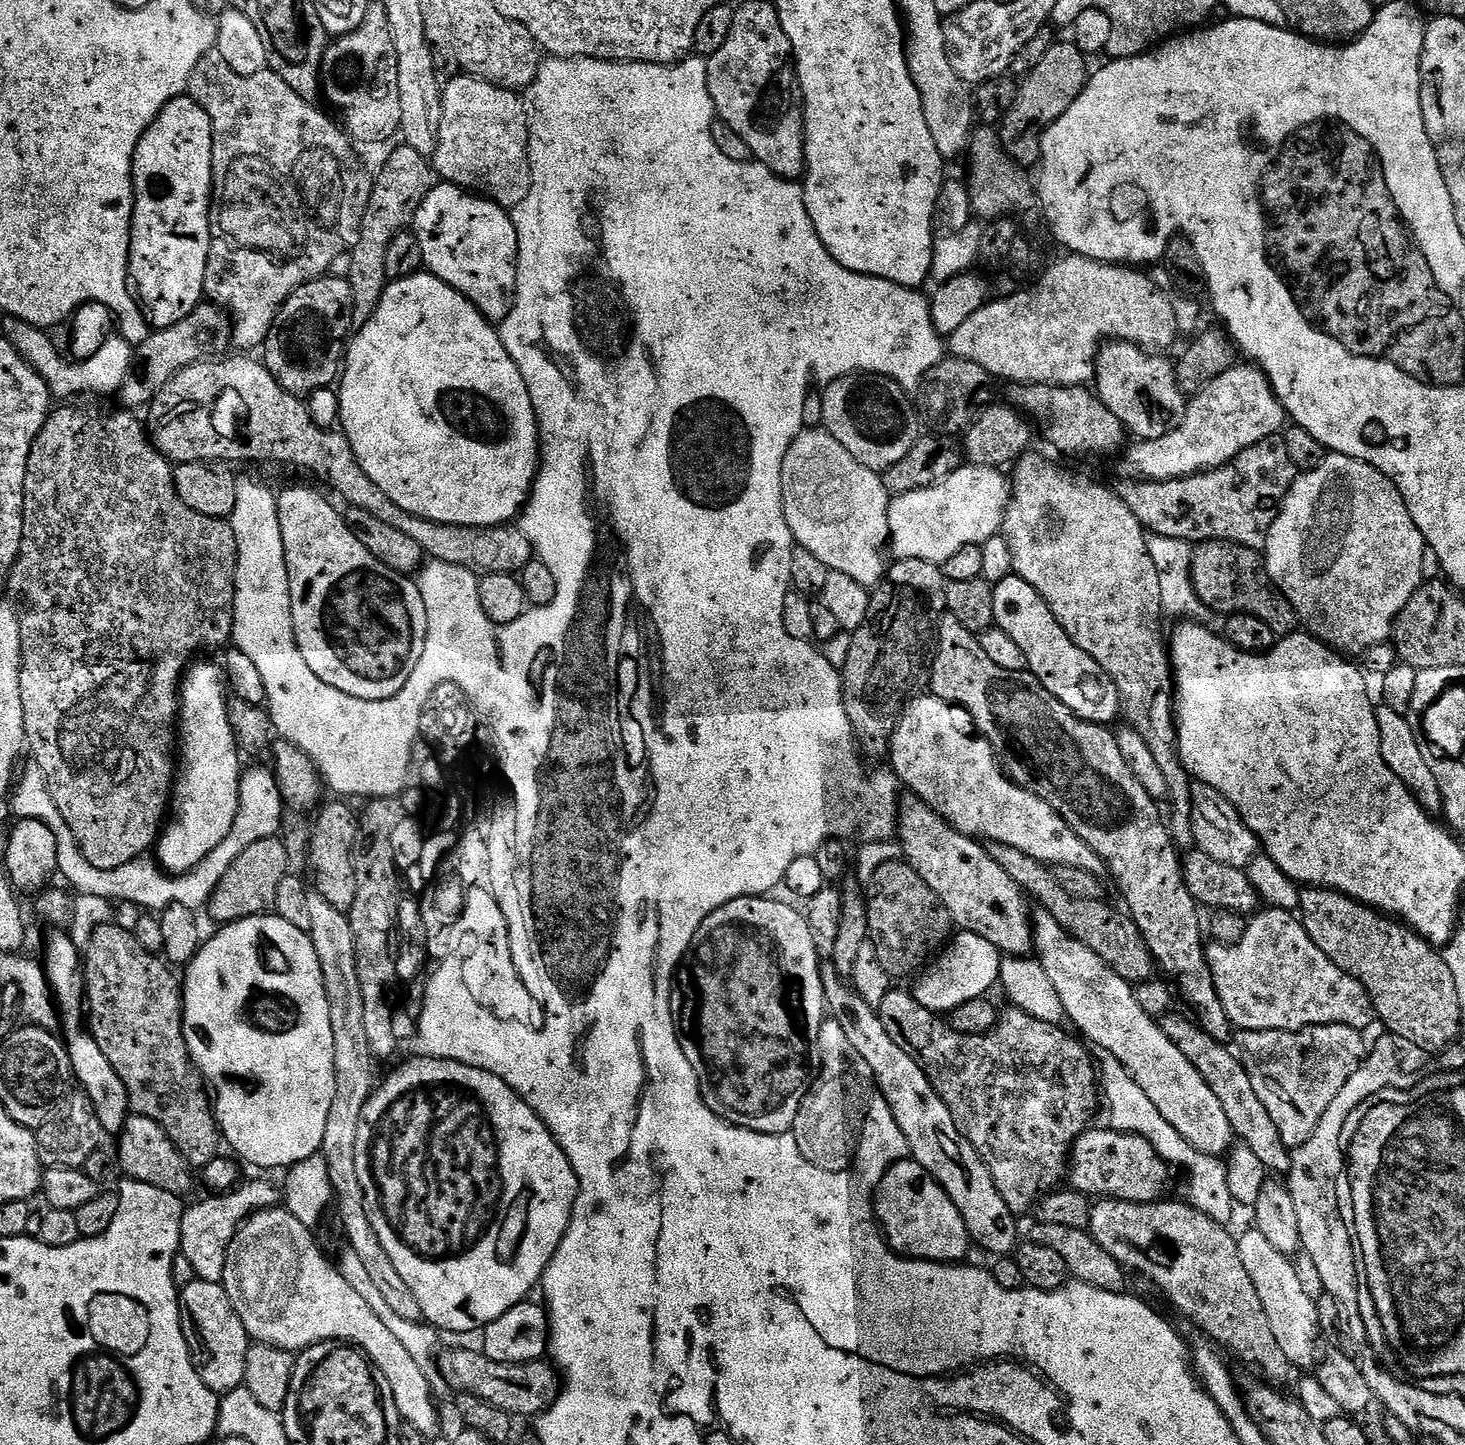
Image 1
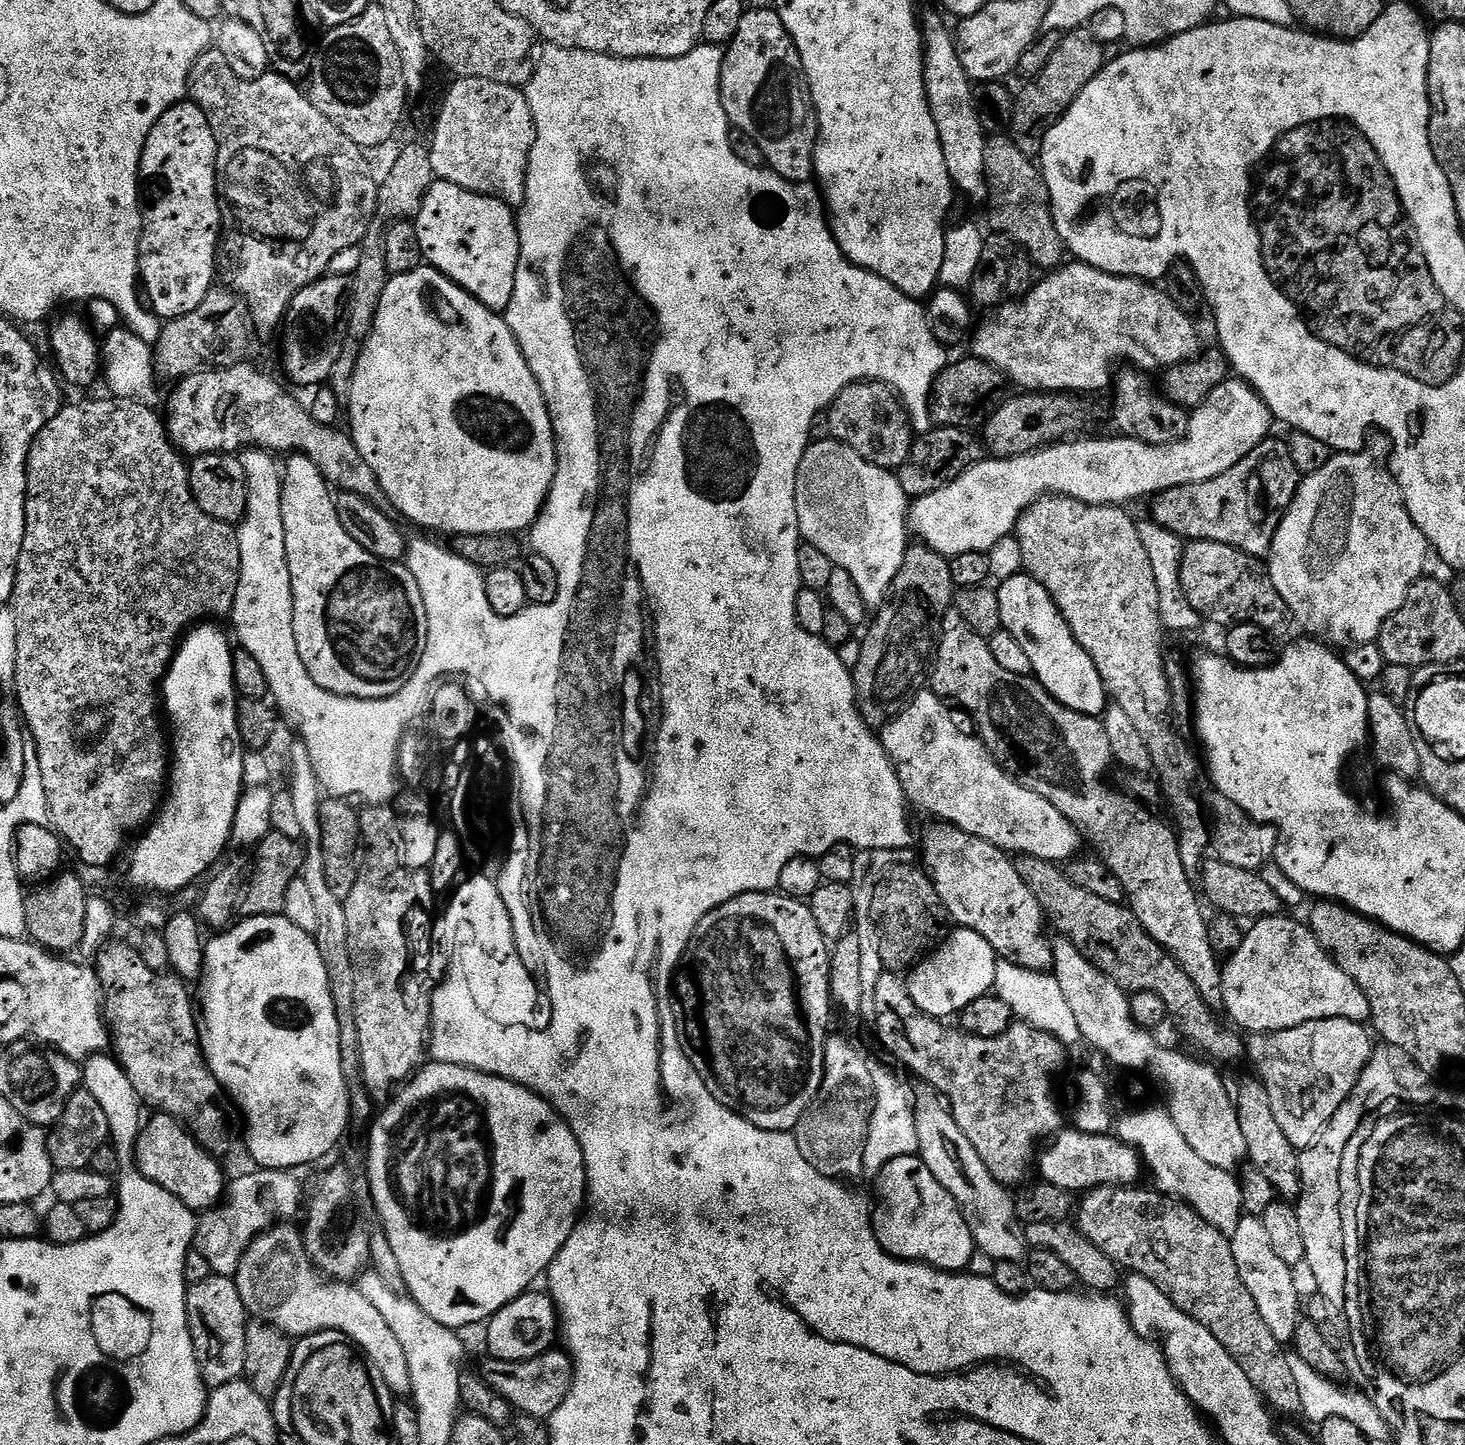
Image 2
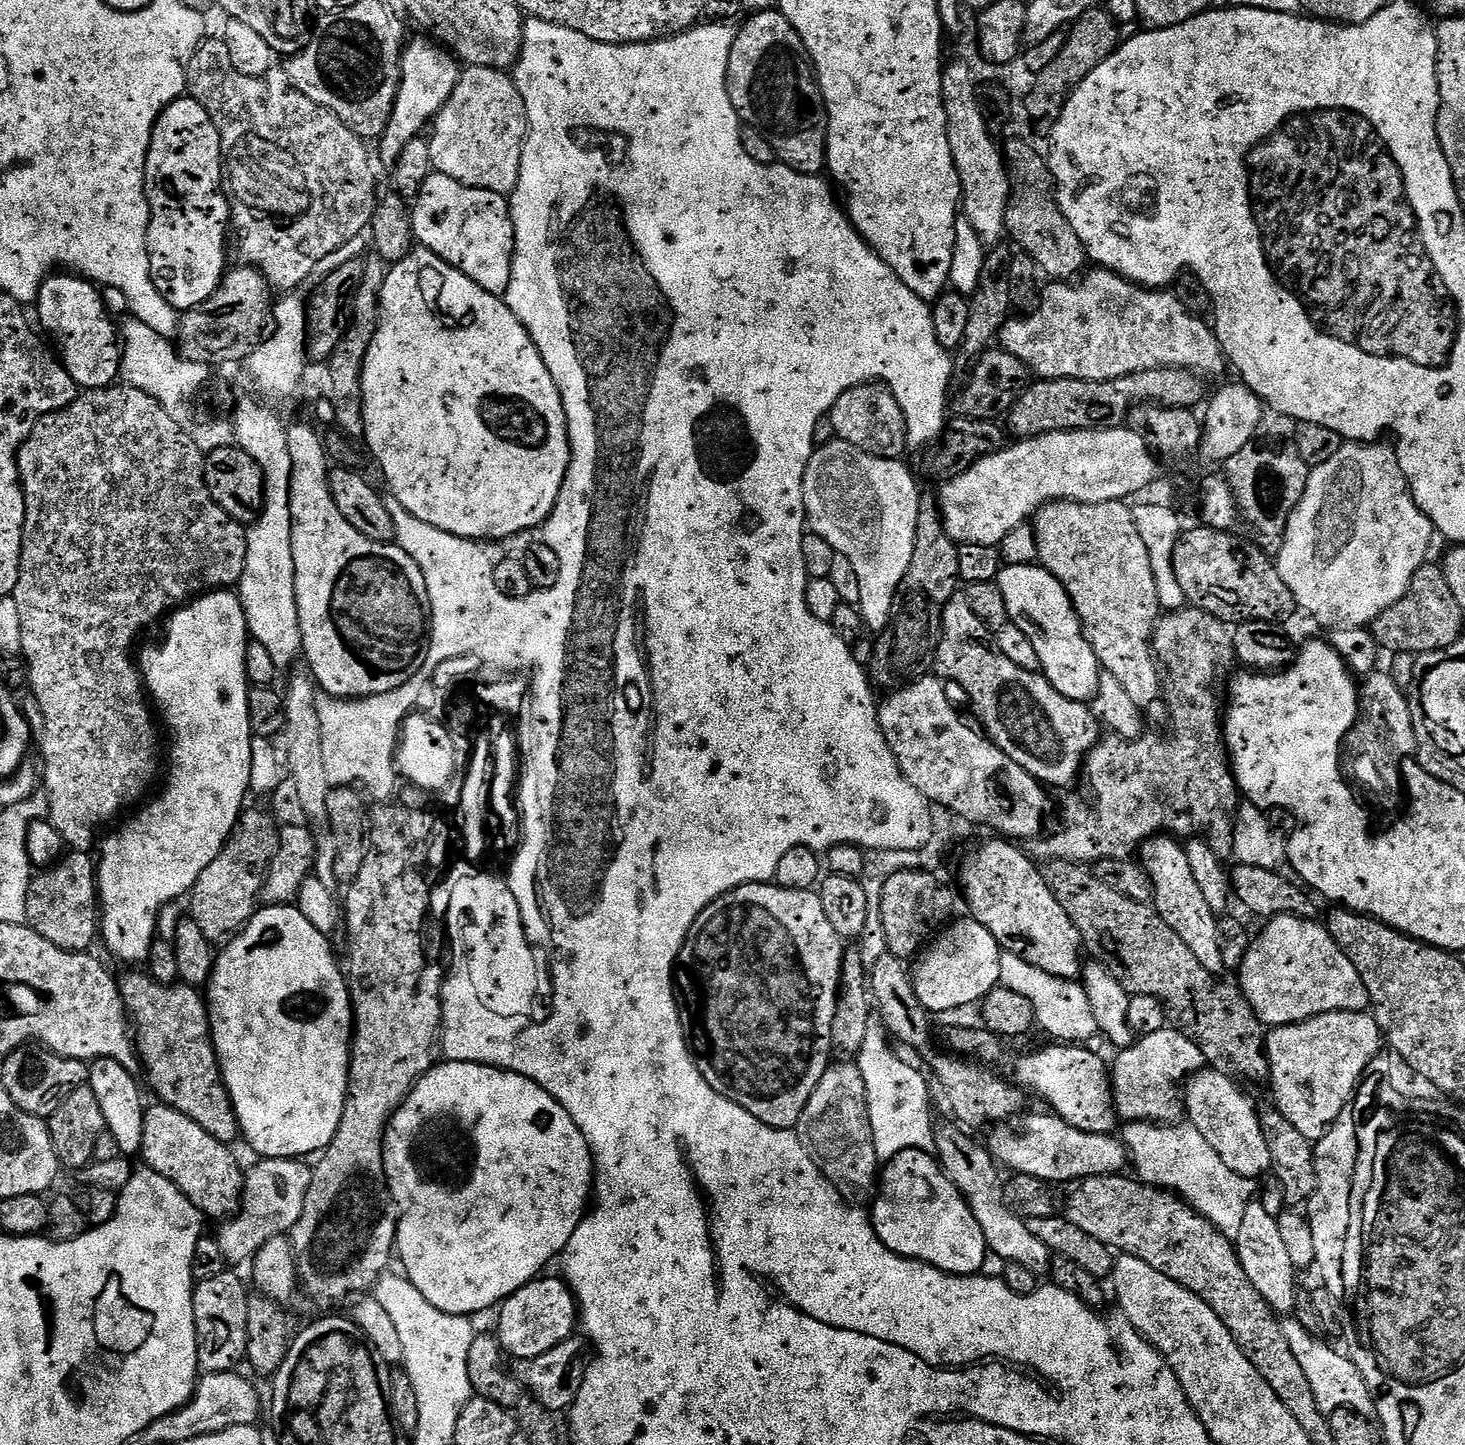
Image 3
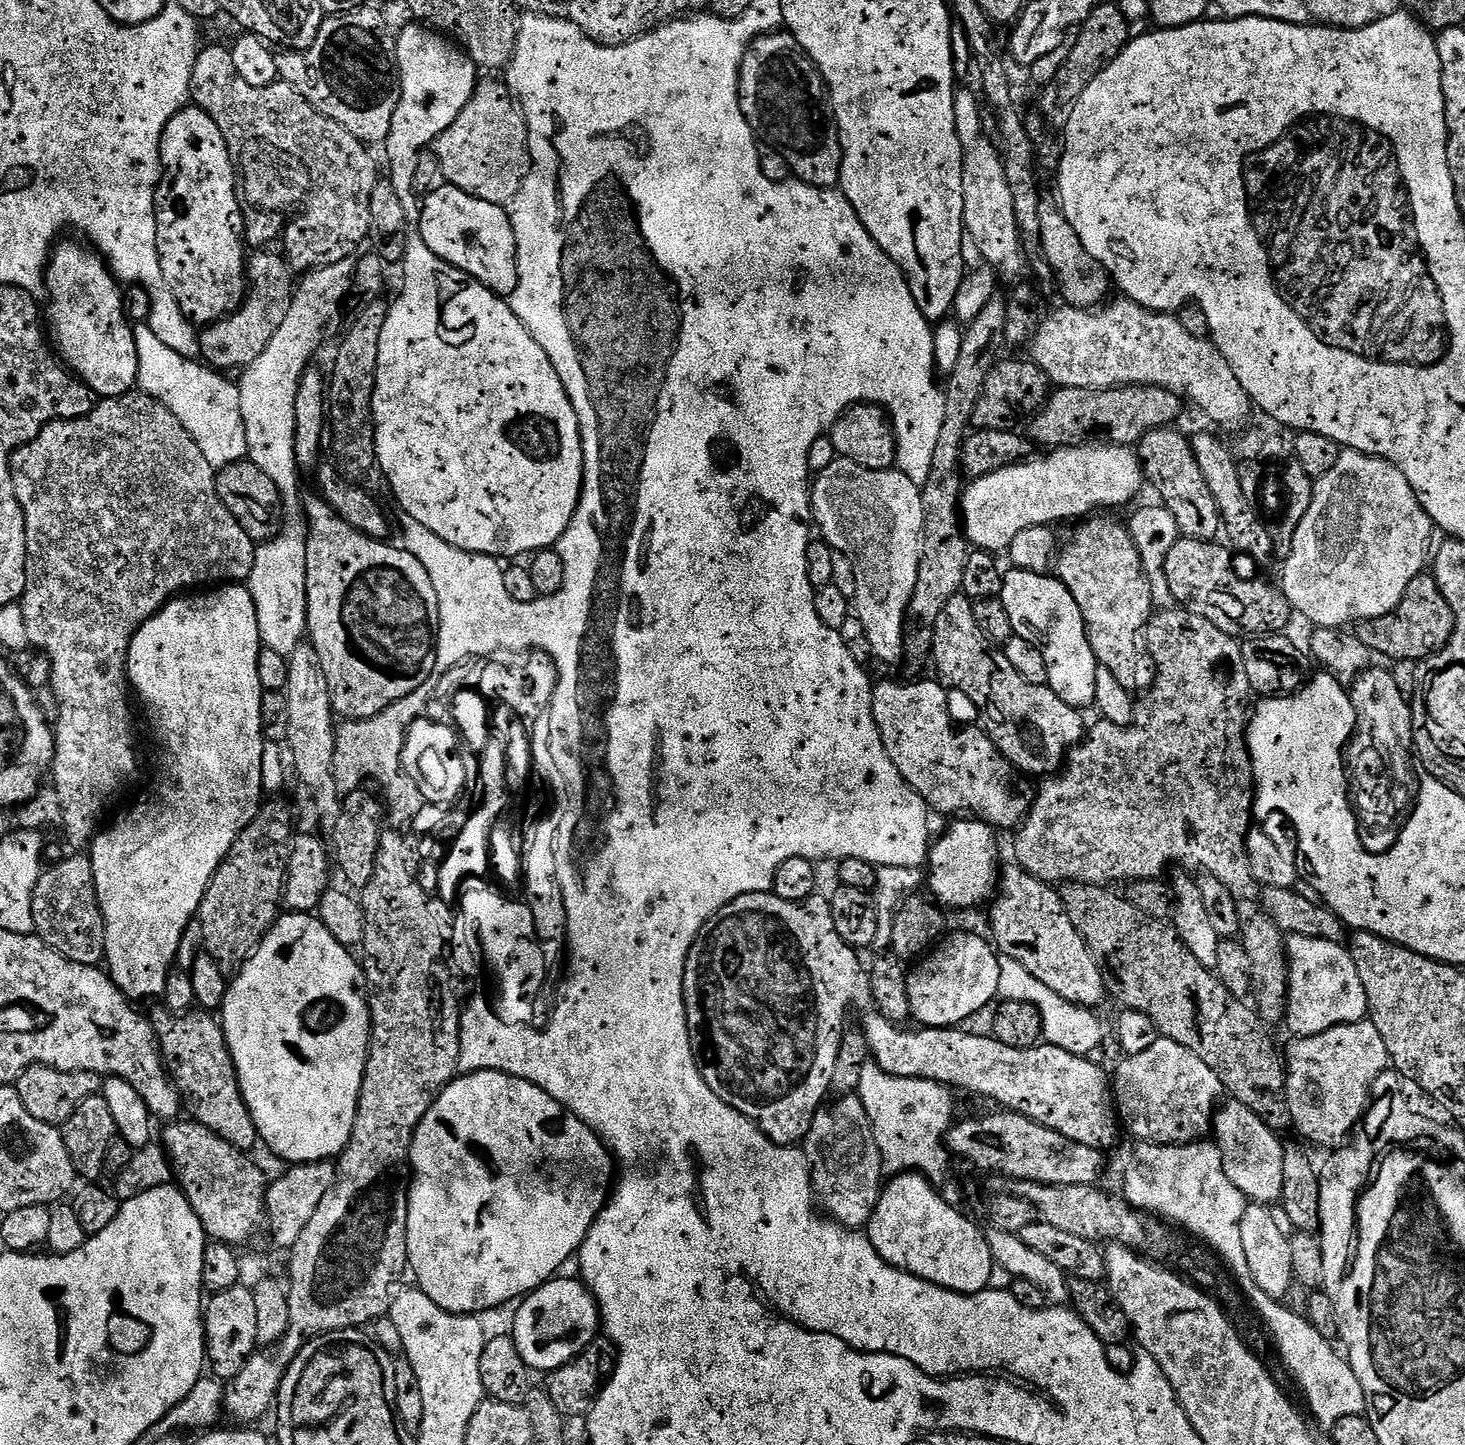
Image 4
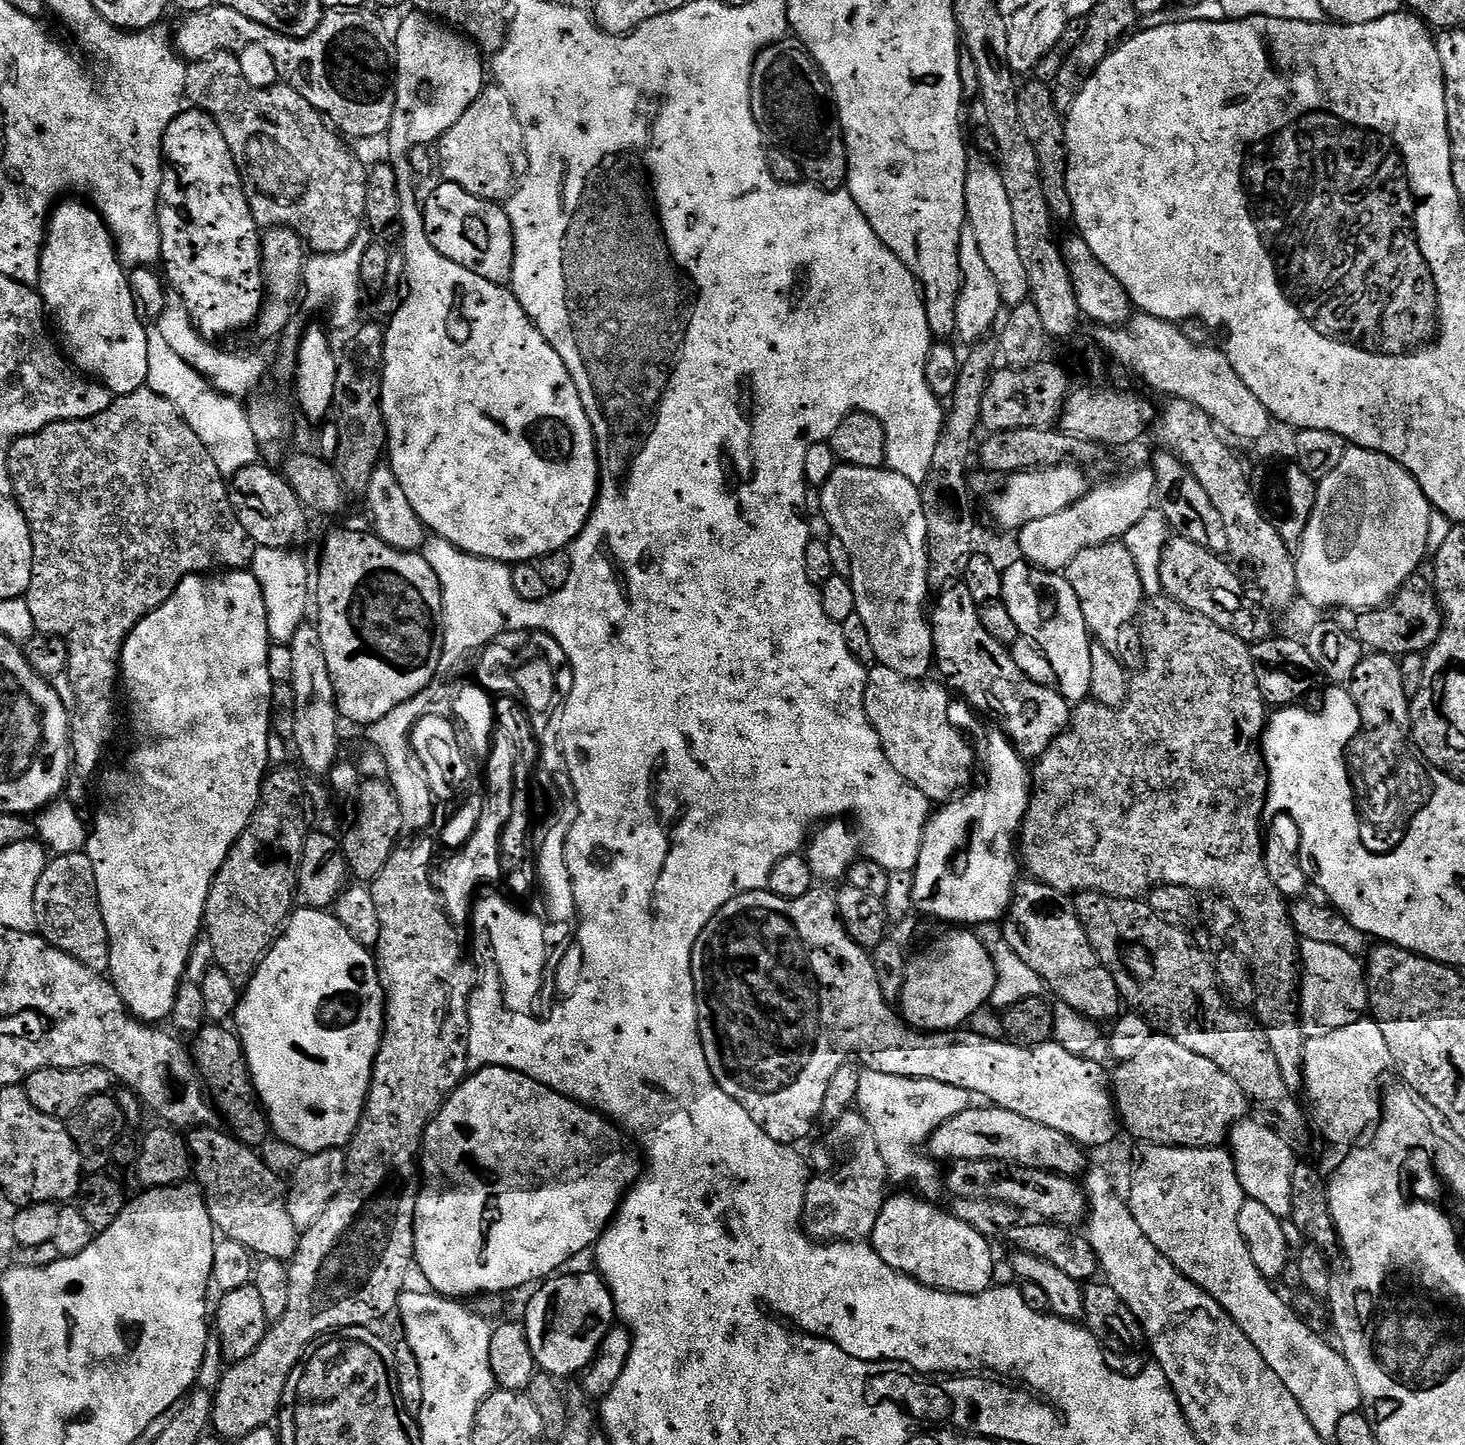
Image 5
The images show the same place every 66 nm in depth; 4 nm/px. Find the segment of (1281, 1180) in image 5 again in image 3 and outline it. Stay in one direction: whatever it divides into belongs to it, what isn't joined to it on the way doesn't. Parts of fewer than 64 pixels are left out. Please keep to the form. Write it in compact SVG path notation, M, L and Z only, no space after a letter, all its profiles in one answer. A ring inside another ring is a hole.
M1204 1070L1201 1076L1187 1081L1186 1091L1183 1093L1183 1103L1186 1109L1186 1120L1191 1127L1230 1166L1234 1175L1245 1182L1256 1180L1264 1171L1272 1168L1266 1130L1261 1119L1257 1116L1252 1104L1240 1093L1241 1088L1235 1081L1224 1076L1221 1072Z

